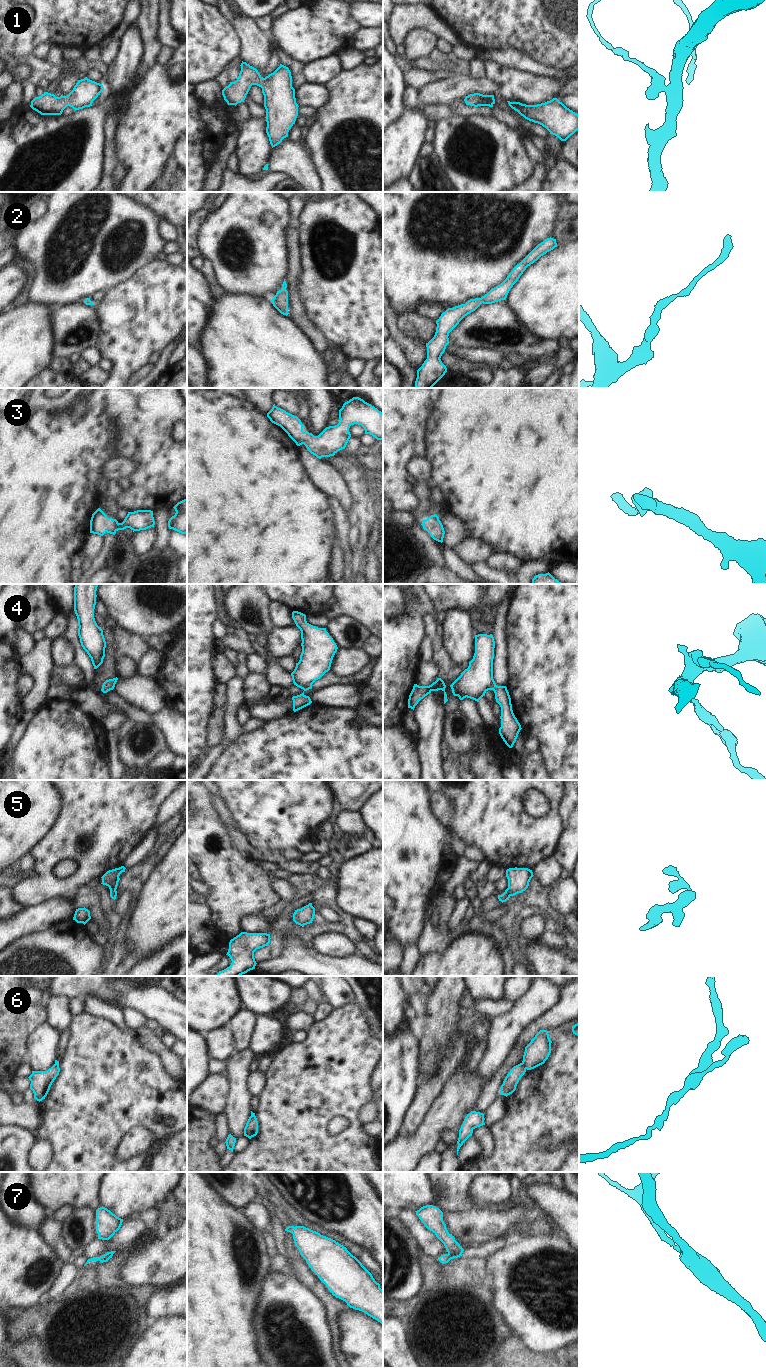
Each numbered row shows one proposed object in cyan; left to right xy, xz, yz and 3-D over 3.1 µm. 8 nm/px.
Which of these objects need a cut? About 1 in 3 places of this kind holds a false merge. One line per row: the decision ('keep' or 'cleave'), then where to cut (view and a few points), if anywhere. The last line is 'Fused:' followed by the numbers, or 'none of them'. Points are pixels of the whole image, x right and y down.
1: keep; no cut
2: keep; no cut
3: keep; no cut
4: keep; no cut
5: keep; no cut
6: cleave; cut in yz along (521, 1063), (525, 1069)
7: keep; no cut
Fused: 6

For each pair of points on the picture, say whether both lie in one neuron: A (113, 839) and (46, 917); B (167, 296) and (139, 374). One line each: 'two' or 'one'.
A: two
B: two

